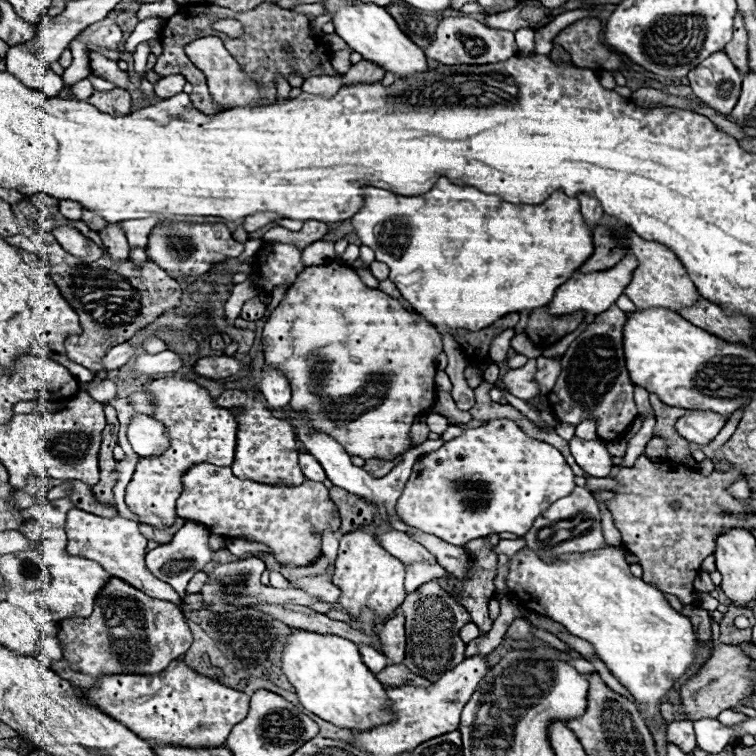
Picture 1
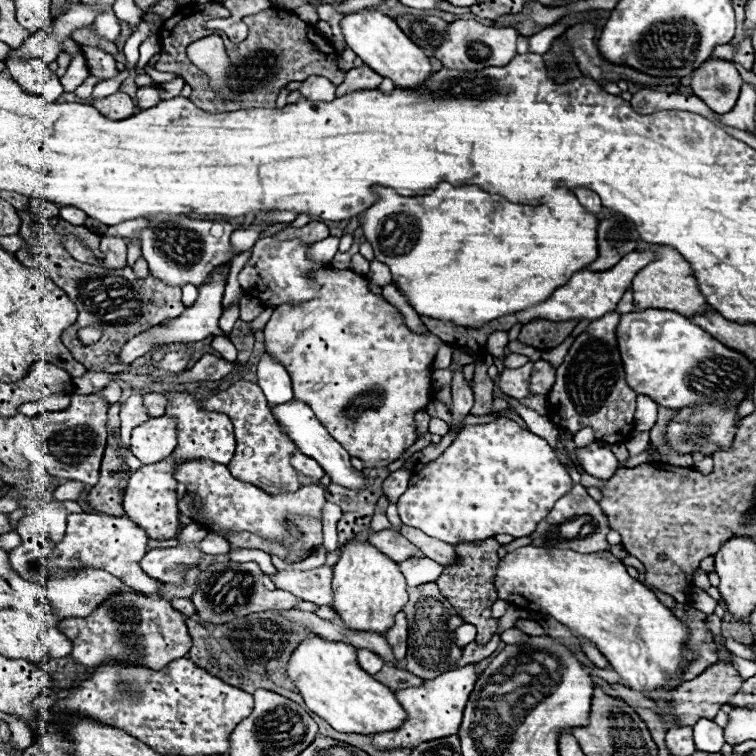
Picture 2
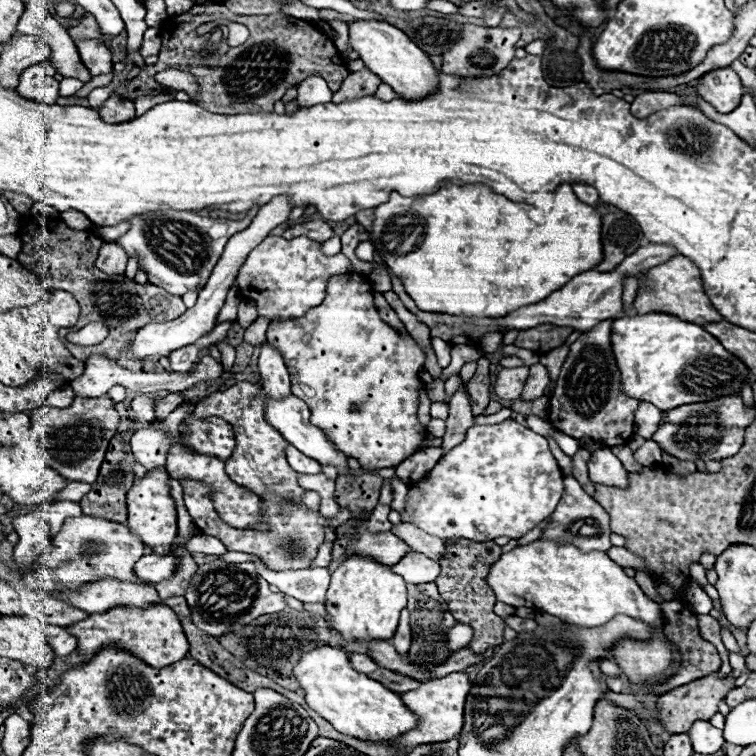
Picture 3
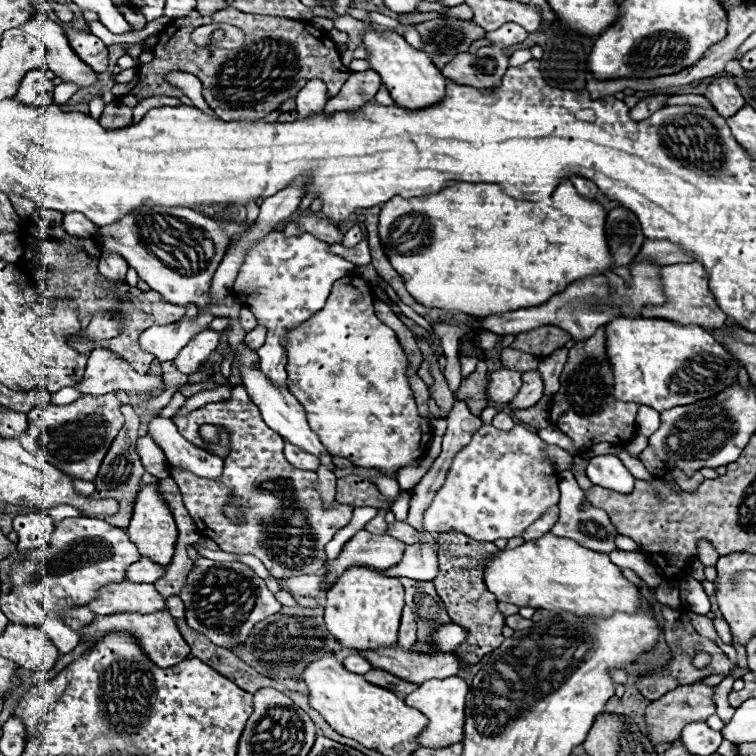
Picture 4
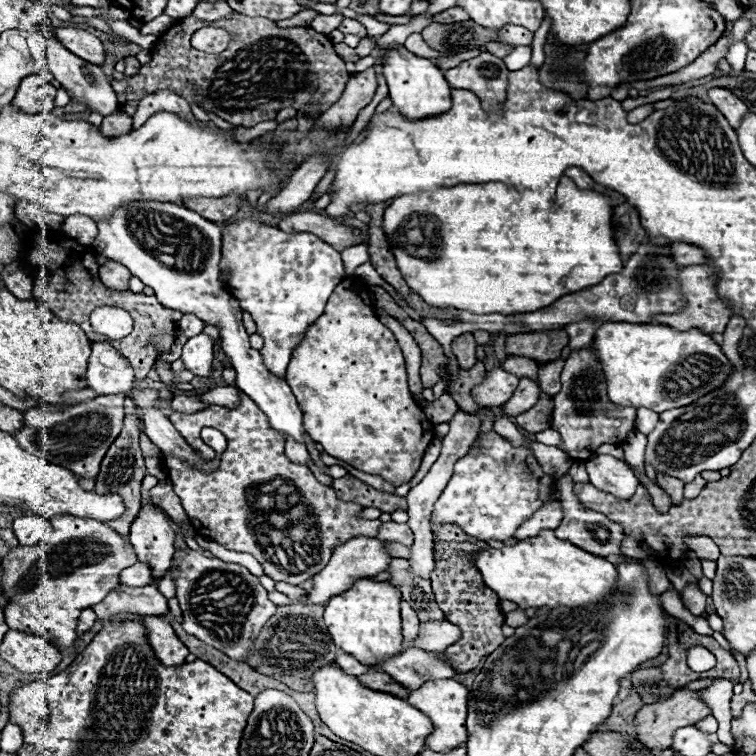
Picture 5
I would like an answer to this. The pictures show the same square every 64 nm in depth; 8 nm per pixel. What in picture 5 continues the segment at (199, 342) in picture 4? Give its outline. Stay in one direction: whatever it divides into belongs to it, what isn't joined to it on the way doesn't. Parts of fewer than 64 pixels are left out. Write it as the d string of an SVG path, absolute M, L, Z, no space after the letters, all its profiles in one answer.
M198 334L190 338L182 348L182 360L190 372L196 376L212 376L212 360L214 360L214 344L206 334Z

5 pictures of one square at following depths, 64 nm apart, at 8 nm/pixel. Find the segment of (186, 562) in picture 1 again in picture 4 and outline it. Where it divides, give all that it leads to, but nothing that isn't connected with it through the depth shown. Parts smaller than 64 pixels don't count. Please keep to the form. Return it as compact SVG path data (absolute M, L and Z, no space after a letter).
M138 560L136 564L130 564L126 572L126 580L132 584L154 584L158 578L164 576L164 568L152 560Z

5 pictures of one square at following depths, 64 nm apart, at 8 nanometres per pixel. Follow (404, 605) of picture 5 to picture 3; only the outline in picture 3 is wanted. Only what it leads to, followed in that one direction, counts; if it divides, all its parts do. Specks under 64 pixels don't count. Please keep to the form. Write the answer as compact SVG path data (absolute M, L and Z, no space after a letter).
M406 608L402 610L402 628L396 630L396 634L394 634L394 638L392 638L390 642L396 646L396 650L398 650L402 656L408 652L408 648L410 648L410 644L412 644L410 616L408 616L408 610L406 610Z

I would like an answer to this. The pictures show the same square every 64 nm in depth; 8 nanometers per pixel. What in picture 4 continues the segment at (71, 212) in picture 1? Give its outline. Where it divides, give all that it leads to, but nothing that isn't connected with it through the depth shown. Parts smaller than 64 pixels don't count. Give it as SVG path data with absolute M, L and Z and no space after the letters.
M72 212L72 214L66 214L64 216L64 230L72 236L78 236L78 238L92 238L98 234L100 228L96 228L96 224L92 224L86 216L80 216L80 212Z

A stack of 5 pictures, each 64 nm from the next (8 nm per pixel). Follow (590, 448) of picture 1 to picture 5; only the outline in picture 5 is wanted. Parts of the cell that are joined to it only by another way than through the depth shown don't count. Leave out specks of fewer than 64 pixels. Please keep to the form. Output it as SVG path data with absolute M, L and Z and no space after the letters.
M598 454L586 460L586 472L592 486L620 500L630 500L636 494L638 478L632 468L610 454Z

